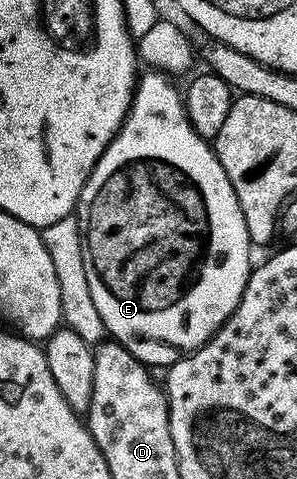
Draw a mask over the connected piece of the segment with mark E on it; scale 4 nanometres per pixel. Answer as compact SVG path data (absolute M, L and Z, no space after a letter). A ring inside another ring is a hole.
M146 71L146 74L144 73L137 78L134 97L130 101L130 111L122 123L122 128L110 140L110 145L104 151L104 155L100 155L92 175L86 181L81 195L78 196L76 216L82 236L84 272L88 274L88 291L92 291L92 303L96 303L96 311L100 311L107 334L119 345L123 345L143 365L169 367L183 355L201 347L230 318L232 311L236 311L244 295L246 280L250 277L252 246L248 227L244 223L244 211L240 211L240 203L236 199L236 191L220 159L214 153L213 144L207 138L200 136L186 118L184 97L180 89L177 89L173 85L175 82L163 72Z

